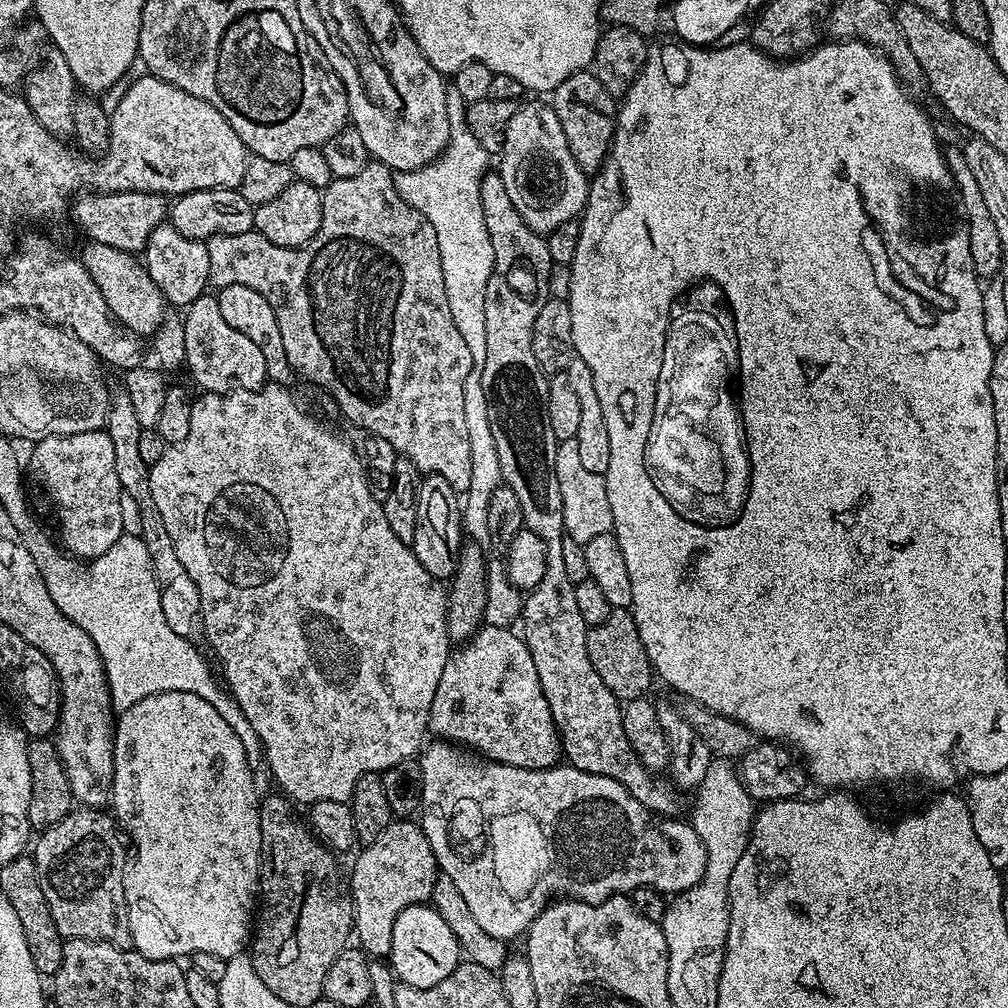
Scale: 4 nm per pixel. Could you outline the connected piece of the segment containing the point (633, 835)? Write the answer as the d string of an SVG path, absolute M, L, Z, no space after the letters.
M451 742L432 743L429 743L418 756L422 770L422 796L425 797L418 818L430 842L430 850L436 859L437 869L449 875L451 881L458 886L463 900L470 906L474 921L478 922L492 938L512 942L519 932L521 935L532 925L534 918L553 897L581 900L587 904L601 904L606 898L631 894L636 888L656 888L665 894L675 894L690 890L690 886L694 886L700 881L702 874L706 874L706 846L702 846L702 838L698 838L691 823L684 821L683 824L683 819L680 818L657 819L646 806L642 806L642 802L638 802L638 798L628 793L626 786L614 782L614 778L586 774L586 770L578 770L571 766L515 768L509 764L496 764L492 760L485 760Z

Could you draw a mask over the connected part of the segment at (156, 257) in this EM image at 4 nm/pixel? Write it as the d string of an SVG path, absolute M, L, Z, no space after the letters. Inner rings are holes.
M170 222L160 224L154 234L150 234L150 242L142 253L142 263L148 269L150 278L154 278L154 286L158 286L169 305L193 304L199 296L209 291L210 250L207 243L178 234Z

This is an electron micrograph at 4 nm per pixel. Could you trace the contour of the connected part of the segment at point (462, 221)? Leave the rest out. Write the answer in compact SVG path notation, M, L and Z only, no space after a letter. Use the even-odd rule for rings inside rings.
M449 91L448 113L452 123L452 136L444 148L444 153L433 164L422 166L413 172L397 172L396 189L398 194L414 210L418 210L426 218L430 218L430 226L434 226L434 234L438 234L438 254L442 254L442 278L446 282L446 302L450 302L450 314L454 314L454 326L458 326L458 334L466 341L472 359L472 372L466 374L466 390L462 411L466 414L466 431L470 433L470 486L462 500L462 528L468 532L475 543L484 546L489 543L486 526L486 510L490 498L500 487L500 466L498 450L494 450L494 434L490 434L490 414L486 406L486 390L482 386L482 370L486 366L486 284L490 282L490 274L494 270L494 246L490 242L490 234L486 234L486 218L482 218L482 182L490 171L490 154L474 138L466 124L466 105L456 91Z

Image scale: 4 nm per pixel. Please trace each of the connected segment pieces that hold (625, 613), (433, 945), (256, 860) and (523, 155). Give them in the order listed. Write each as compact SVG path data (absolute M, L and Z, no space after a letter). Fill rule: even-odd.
M613 608L603 622L589 627L586 634L586 654L594 665L594 670L598 670L602 682L606 682L610 694L614 694L617 700L627 702L649 695L648 687L654 681L652 663L646 654L646 646L642 646L638 626L629 609Z
M431 903L415 904L396 916L392 931L392 968L401 984L429 988L438 986L462 963L462 951L449 923L432 907Z
M170 690L162 694L150 694L142 702L134 702L130 710L119 713L115 721L116 738L114 740L114 774L112 775L112 795L110 812L117 825L125 833L132 835L132 844L136 847L136 857L131 857L124 874L124 893L126 910L130 918L132 948L146 958L155 960L176 960L185 956L191 958L197 952L214 954L223 960L239 956L249 947L254 932L254 913L258 908L260 891L260 855L262 854L262 826L260 825L261 793L256 793L256 784L252 781L250 757L242 746L242 738L230 730L230 722L198 694L186 694L182 690Z
M551 103L524 104L517 107L514 118L510 118L510 126L504 135L504 150L499 153L498 171L502 182L506 182L506 190L522 214L522 222L530 226L530 230L541 234L547 234L562 222L570 222L577 219L583 213L584 204L588 201L589 177L574 162L574 154L570 152L570 142L566 142L566 133L562 130L562 122L558 120L558 114L553 110Z

